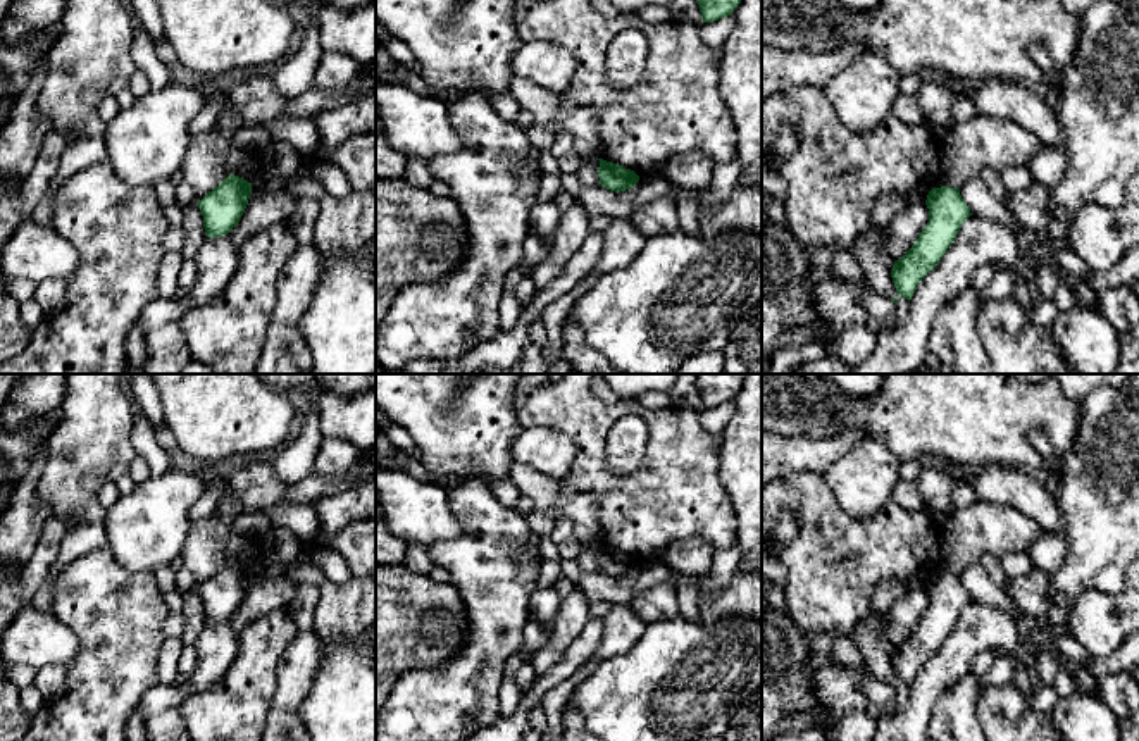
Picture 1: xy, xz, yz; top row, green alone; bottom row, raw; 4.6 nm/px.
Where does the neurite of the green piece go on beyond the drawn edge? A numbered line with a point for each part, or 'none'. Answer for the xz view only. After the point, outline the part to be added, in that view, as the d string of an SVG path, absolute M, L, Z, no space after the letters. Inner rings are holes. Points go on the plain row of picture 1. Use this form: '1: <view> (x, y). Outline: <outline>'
none

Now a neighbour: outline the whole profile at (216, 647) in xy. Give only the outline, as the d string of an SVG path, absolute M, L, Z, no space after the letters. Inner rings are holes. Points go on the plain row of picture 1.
M231 619L209 624L193 641L196 651L196 667L193 676L181 686L188 696L214 686L231 667L238 653L240 632L231 626Z

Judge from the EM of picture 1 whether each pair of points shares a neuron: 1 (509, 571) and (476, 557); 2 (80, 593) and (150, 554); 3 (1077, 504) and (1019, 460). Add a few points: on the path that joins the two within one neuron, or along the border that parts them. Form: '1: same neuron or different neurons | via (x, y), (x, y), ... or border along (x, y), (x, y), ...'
1: same neuron | via (500, 571), (488, 571), (483, 566)
2: different neurons | border along (107, 543), (112, 555), (126, 567), (152, 572)
3: different neurons | border along (1076, 438), (1076, 443), (1064, 459), (1060, 479)

